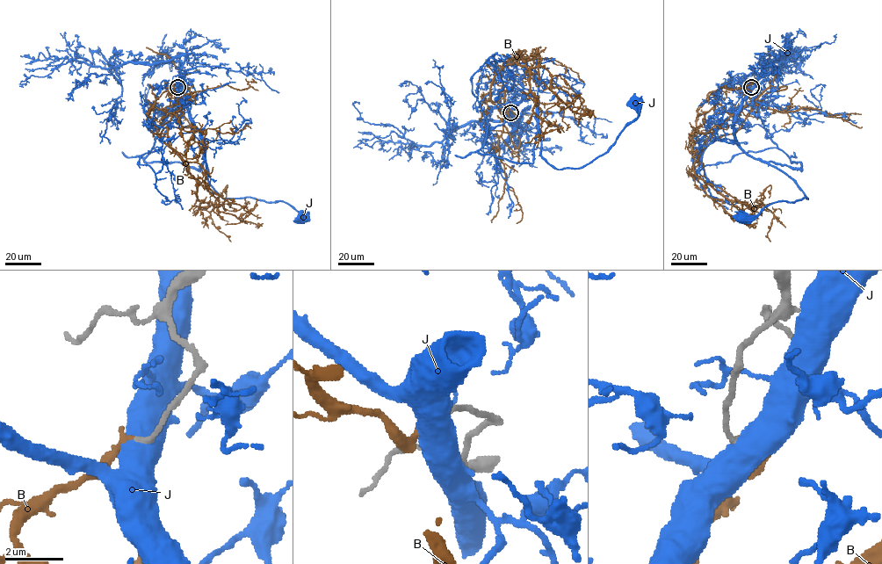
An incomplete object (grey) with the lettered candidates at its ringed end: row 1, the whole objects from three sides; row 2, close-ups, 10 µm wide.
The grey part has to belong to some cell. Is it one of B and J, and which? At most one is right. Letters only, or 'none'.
B

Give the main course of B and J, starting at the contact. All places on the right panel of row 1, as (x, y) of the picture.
B: (751, 87), (747, 103), (713, 131), (693, 166), (695, 174), (749, 206), (734, 217), (751, 224)
J: (751, 87), (734, 123), (738, 145), (748, 155), (785, 172), (808, 198), (777, 201), (755, 217), (741, 218)

